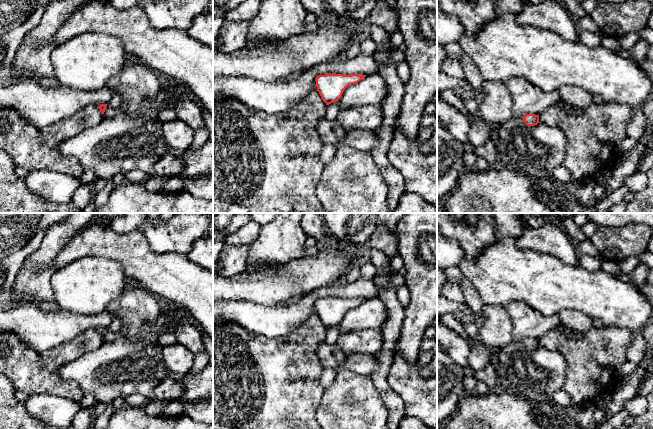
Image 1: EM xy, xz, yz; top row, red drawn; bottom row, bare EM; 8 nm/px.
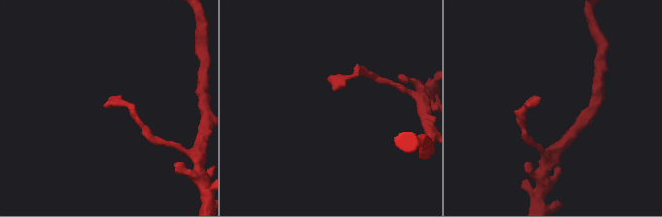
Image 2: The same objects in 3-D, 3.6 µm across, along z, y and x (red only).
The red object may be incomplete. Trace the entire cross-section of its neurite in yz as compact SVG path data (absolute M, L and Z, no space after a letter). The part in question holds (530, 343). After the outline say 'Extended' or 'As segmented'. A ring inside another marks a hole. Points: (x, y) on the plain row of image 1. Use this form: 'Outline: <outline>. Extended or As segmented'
Outline: M526 338L522 342L527 350L535 350L539 347L539 339Z. As segmented

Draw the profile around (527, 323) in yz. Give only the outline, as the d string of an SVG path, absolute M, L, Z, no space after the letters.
M511 301L504 307L513 325L515 342L523 342L526 338L540 339L561 325L559 314L544 316L523 301Z

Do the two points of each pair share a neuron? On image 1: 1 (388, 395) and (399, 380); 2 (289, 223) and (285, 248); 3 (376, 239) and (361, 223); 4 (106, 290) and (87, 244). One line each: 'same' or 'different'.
1: different
2: same
3: different
4: different

